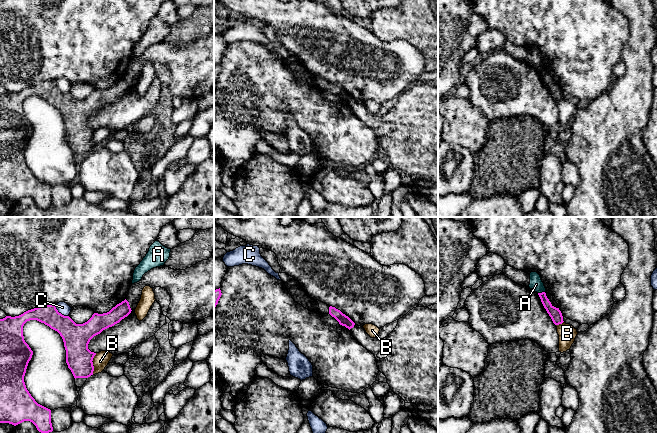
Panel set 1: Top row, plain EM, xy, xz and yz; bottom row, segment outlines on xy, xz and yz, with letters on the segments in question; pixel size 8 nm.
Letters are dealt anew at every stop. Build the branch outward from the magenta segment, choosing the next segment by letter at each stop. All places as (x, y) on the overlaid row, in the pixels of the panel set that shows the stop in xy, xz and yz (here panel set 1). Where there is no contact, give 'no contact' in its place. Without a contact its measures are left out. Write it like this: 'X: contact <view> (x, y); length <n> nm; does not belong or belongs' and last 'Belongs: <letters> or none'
A: contact yz (542, 292); length 60 nm; does not belong
B: contact xy (92, 364); length 180 nm; does not belong
C: contact xy (60, 313); length 140 nm; does not belong
Belongs: none

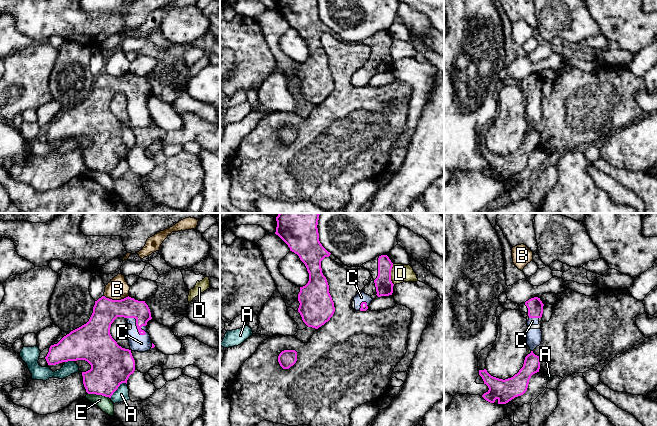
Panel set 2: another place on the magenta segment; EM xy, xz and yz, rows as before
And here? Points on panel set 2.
A: contact xy (117, 388); length 180 nm; does not belong
B: contact xy (116, 300); length 200 nm; does not belong
C: contact xy (136, 325); length 220 nm; belongs
D: contact xz (390, 274); length 170 nm; does not belong
E: contact xy (98, 394); length 190 nm; does not belong
Belongs: C

